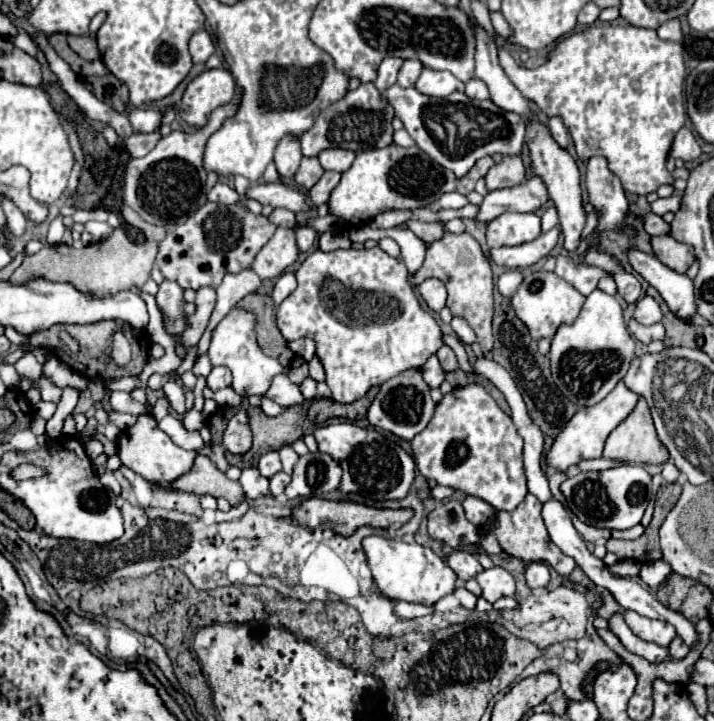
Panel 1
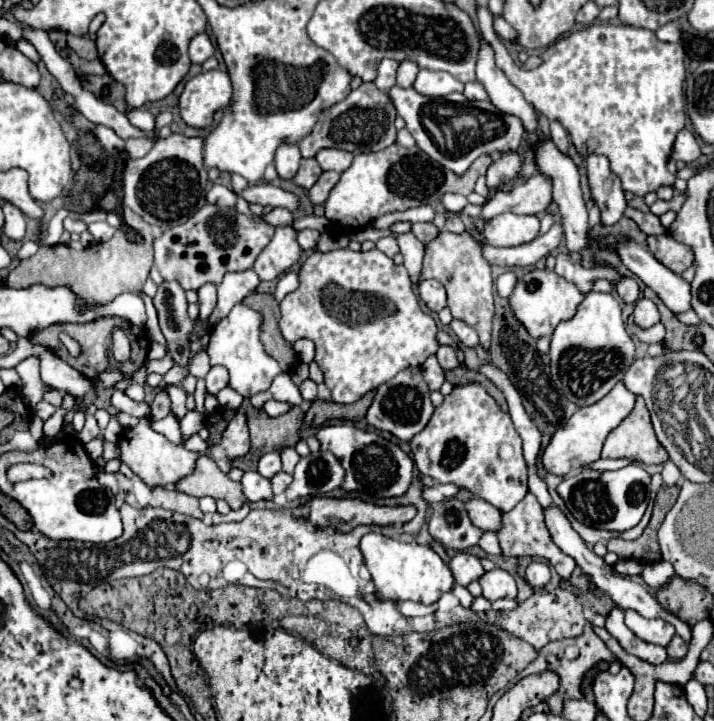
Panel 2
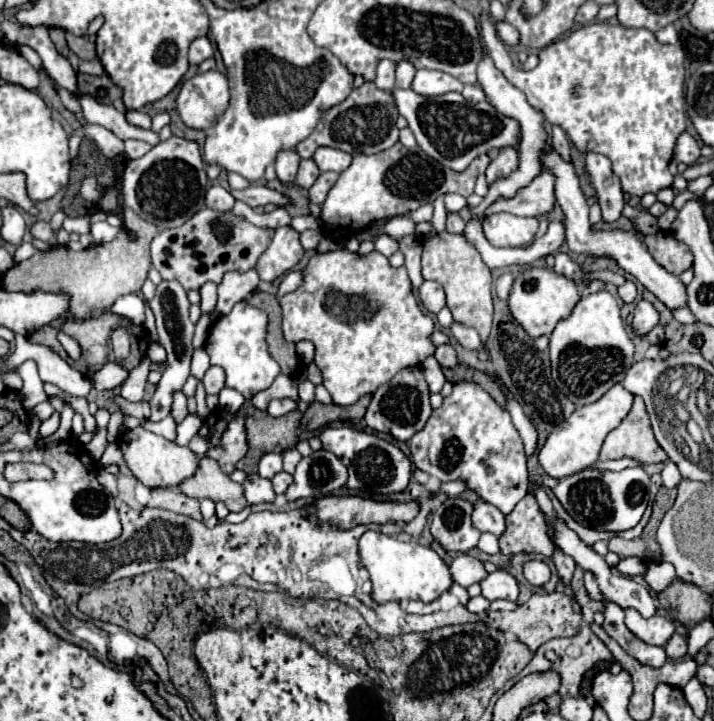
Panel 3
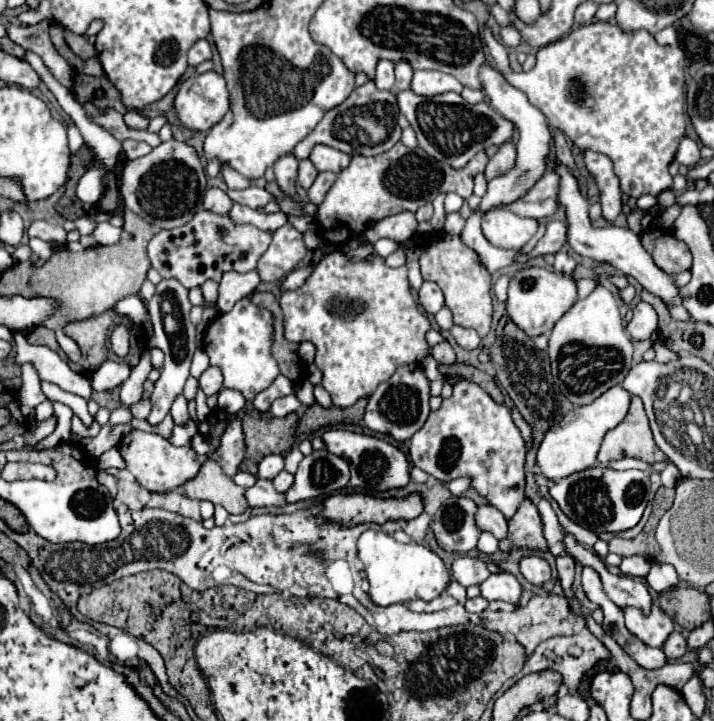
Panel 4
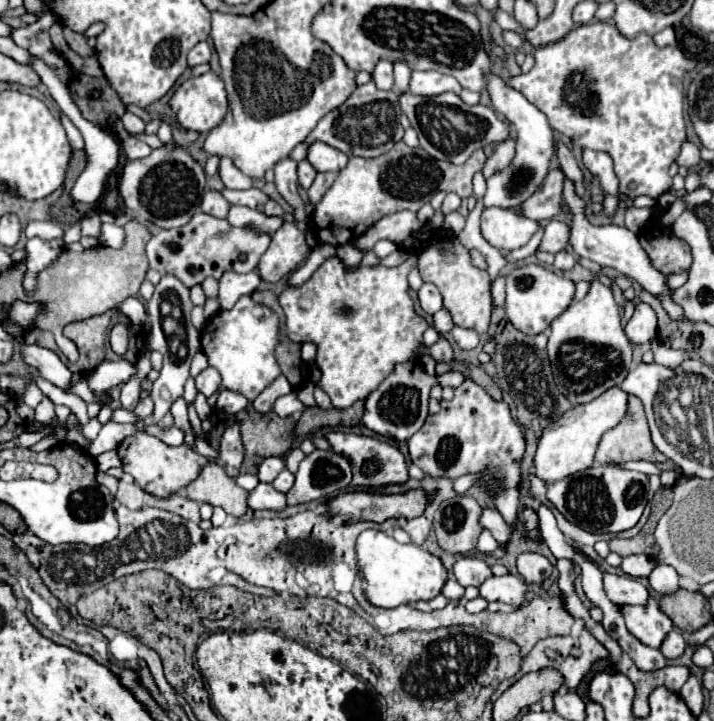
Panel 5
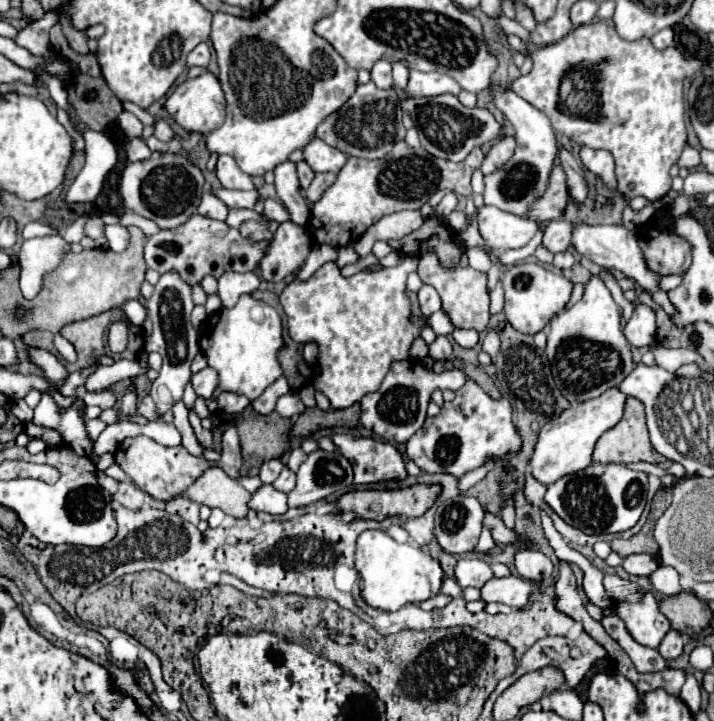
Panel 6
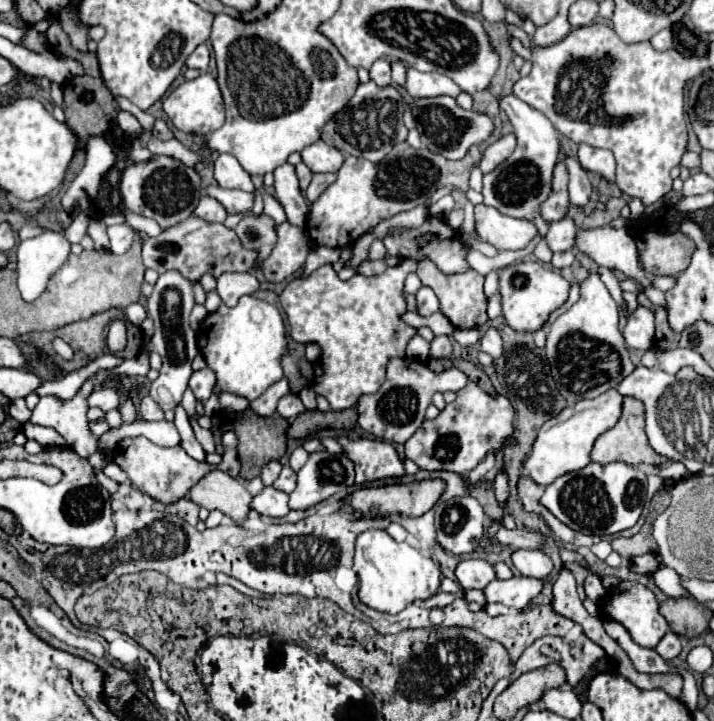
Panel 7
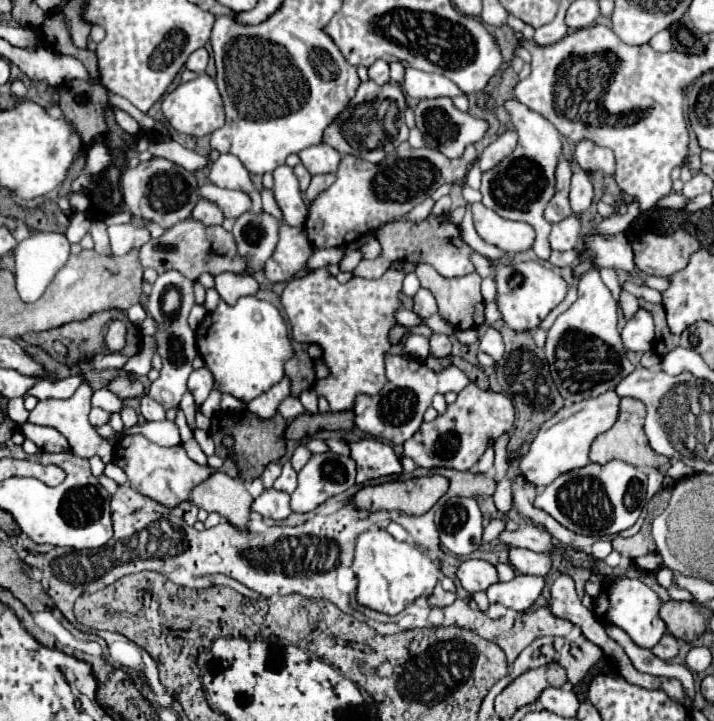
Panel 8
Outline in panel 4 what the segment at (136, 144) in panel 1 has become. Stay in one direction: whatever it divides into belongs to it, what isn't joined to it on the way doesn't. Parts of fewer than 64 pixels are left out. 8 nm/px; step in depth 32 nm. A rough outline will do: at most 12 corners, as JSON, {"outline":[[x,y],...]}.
{"outline":[[124,140],[130,160],[146,156],[152,148],[146,142]]}

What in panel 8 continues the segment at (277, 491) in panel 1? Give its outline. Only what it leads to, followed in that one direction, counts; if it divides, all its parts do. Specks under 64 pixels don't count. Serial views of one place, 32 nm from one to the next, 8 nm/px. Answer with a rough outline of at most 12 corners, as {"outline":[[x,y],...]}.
{"outline":[[290,462],[282,466],[282,474],[274,482],[276,490],[294,492],[296,472]]}

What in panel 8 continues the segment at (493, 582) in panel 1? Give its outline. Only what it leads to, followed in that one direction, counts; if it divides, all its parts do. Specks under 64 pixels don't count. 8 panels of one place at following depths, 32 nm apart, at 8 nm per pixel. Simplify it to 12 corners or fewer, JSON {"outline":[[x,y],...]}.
{"outline":[[540,576],[488,586],[490,602],[528,610],[544,588]]}

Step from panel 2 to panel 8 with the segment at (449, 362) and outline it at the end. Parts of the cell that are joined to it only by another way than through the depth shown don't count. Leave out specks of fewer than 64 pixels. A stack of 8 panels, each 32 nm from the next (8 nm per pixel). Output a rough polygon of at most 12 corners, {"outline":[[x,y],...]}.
{"outline":[[444,334],[430,338],[430,354],[436,358],[450,356],[452,342]]}

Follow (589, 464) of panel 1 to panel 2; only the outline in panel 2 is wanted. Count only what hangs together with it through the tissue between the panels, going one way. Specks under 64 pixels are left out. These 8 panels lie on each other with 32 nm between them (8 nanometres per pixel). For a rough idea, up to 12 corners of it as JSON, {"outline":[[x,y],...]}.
{"outline":[[604,460],[592,462],[590,468],[618,470],[630,464],[628,460]]}

